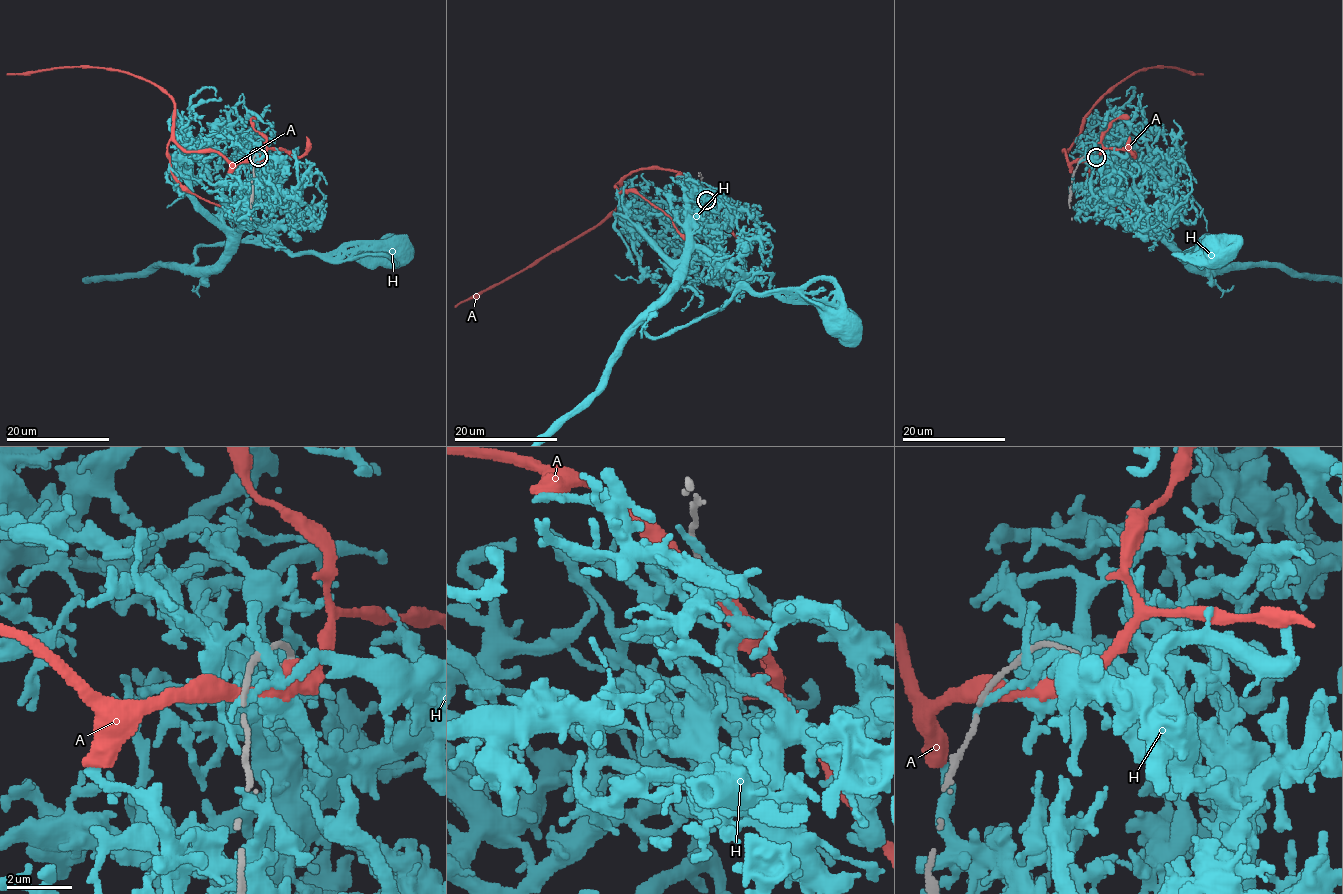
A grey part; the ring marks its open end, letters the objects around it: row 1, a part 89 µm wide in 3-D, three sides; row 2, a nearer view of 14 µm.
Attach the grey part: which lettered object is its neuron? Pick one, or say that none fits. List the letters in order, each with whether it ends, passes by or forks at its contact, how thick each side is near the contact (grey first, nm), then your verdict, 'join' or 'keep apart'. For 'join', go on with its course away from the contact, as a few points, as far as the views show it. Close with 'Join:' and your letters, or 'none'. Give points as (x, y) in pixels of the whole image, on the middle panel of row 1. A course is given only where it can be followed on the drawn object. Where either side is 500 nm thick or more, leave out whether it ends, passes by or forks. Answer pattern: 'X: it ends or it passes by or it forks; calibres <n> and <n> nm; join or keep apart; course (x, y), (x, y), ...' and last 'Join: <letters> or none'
A: calibres 200 and 600 nm; keep apart
H: it passes by; calibres 170 and 440 nm; keep apart
Join: none

